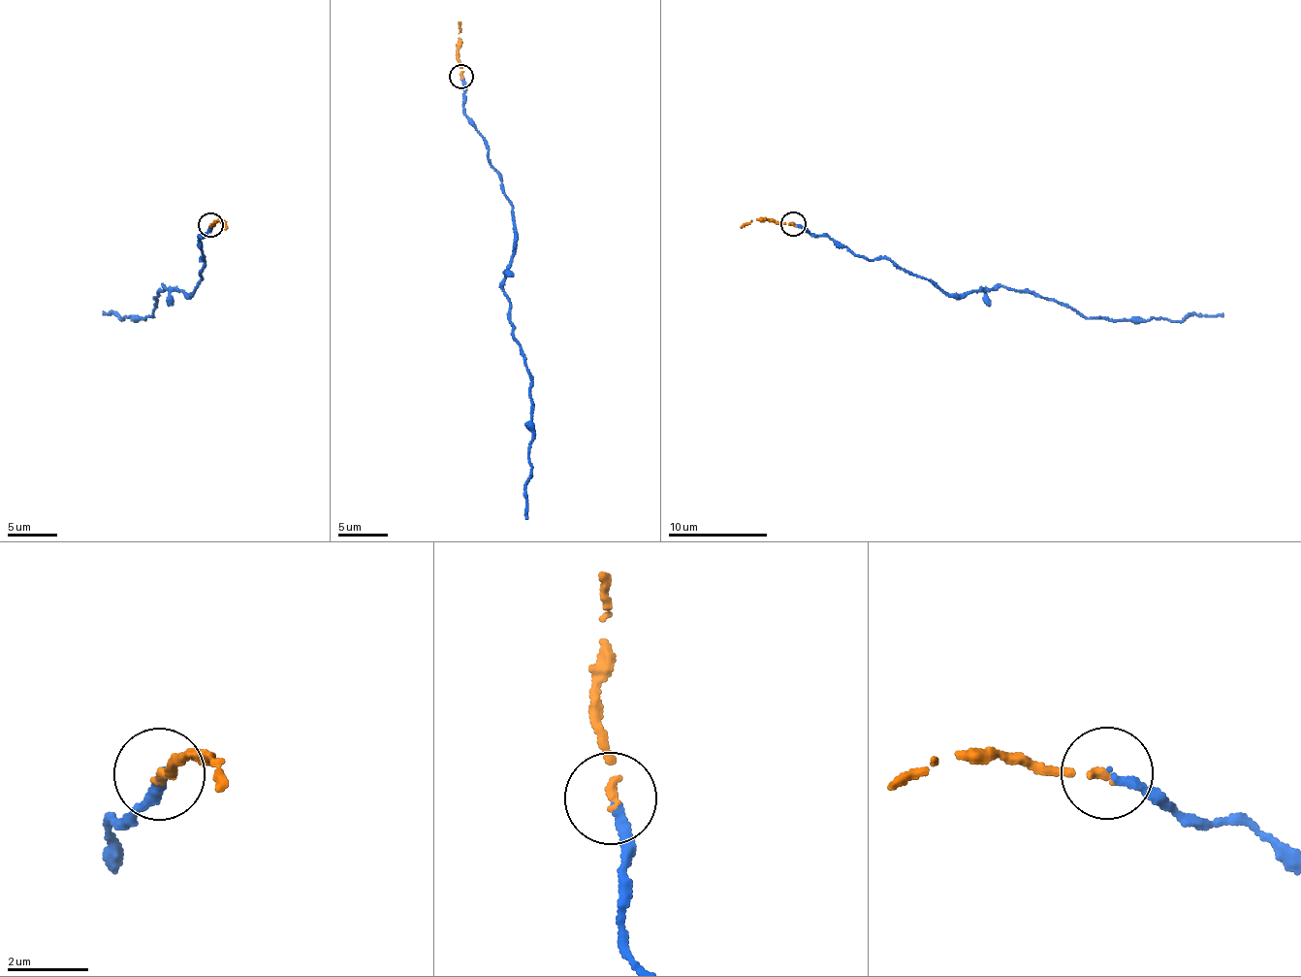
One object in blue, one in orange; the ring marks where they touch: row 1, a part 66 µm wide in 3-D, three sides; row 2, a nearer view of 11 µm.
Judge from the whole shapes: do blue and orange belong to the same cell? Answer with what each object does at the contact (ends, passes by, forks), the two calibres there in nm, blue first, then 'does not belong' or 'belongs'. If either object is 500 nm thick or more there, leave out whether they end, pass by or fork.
blue ends; orange ends; calibres 200 and 180 nm; belongs

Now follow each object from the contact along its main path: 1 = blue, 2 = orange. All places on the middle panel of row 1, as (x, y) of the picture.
1: (460, 76), (462, 113), (486, 143), (487, 160), (512, 205), (515, 254), (503, 294), (532, 403), (525, 519)
2: (461, 76), (458, 21)

